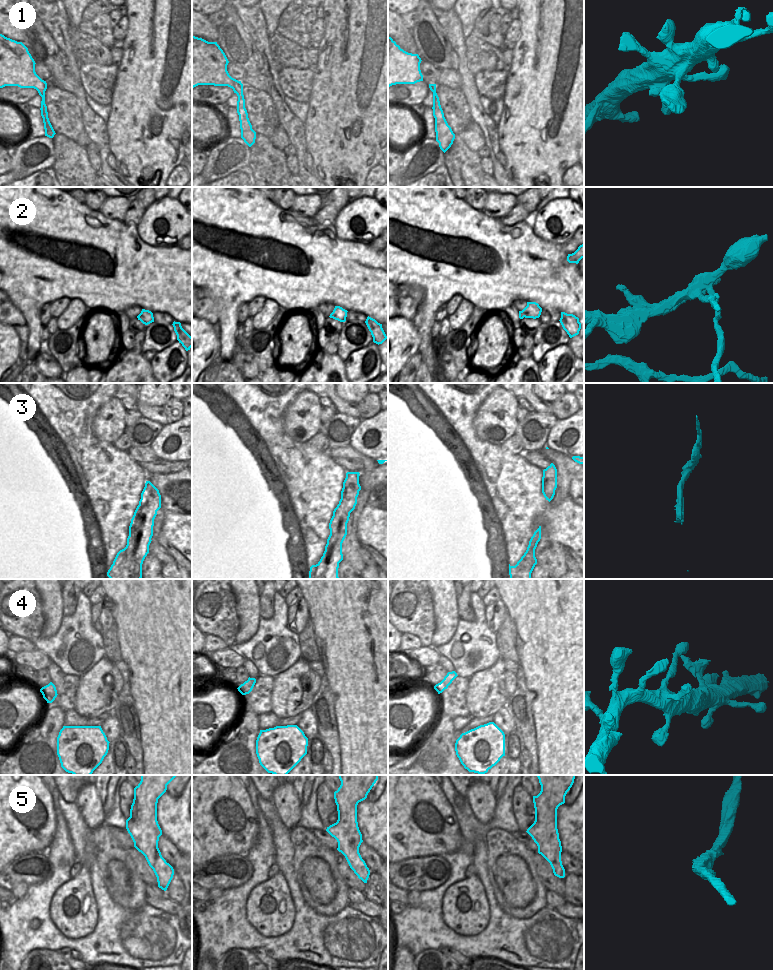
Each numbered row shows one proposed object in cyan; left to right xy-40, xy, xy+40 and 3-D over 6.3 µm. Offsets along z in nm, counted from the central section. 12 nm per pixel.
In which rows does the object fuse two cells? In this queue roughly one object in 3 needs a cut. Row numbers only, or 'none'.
2

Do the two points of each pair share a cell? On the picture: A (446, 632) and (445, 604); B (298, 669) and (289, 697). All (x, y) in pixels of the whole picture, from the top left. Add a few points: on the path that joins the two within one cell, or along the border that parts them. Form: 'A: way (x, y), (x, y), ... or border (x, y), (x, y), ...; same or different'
A: way (446, 625), (445, 611); same
B: way (291, 676), (289, 690); same

